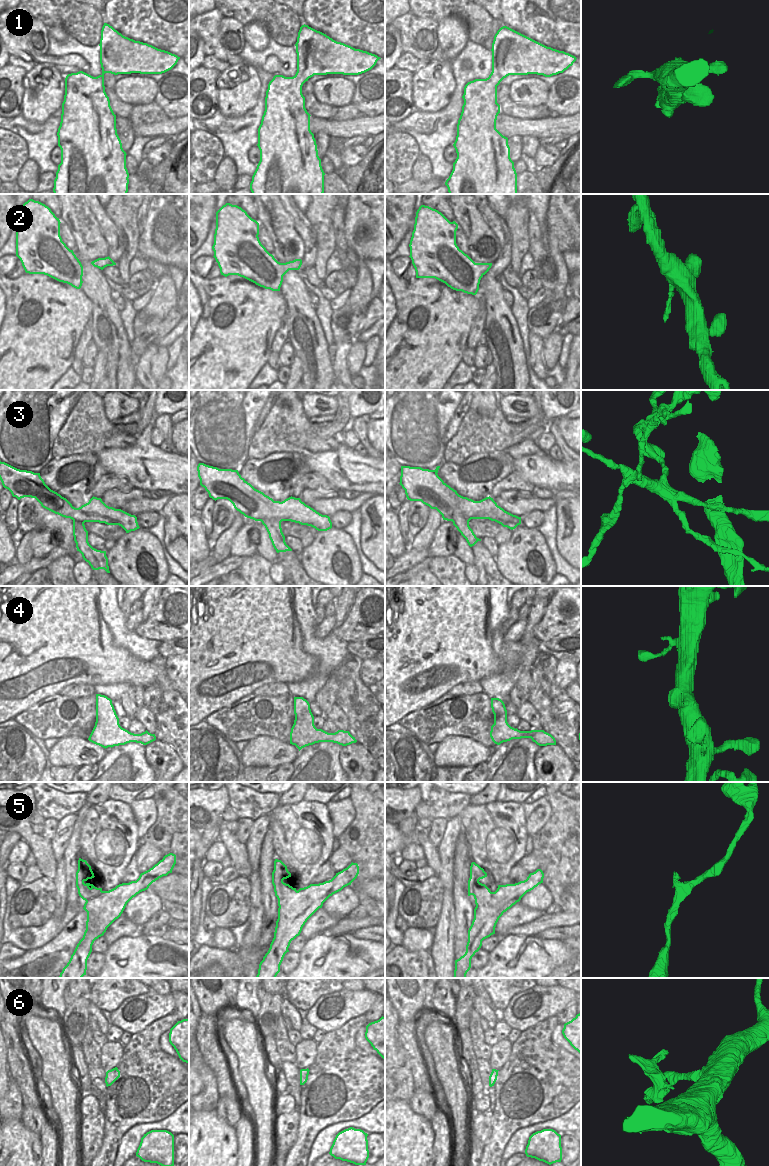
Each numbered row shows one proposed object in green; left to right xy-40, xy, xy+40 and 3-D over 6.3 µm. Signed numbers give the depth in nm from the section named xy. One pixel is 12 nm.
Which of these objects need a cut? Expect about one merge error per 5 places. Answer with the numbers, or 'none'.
3, 5, 6

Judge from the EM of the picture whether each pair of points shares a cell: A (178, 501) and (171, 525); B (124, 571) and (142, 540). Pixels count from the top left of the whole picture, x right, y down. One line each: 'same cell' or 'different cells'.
A: same cell
B: same cell

